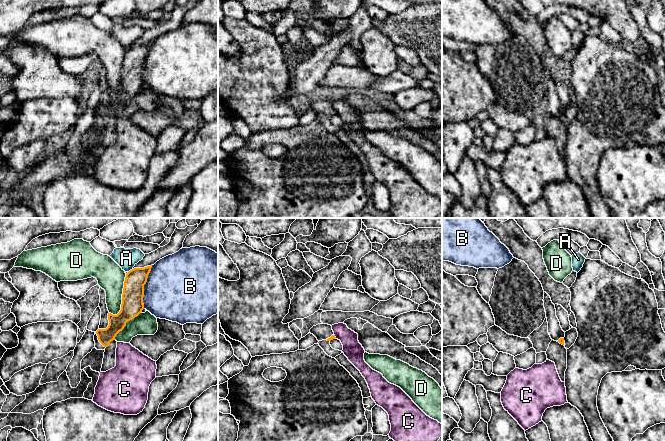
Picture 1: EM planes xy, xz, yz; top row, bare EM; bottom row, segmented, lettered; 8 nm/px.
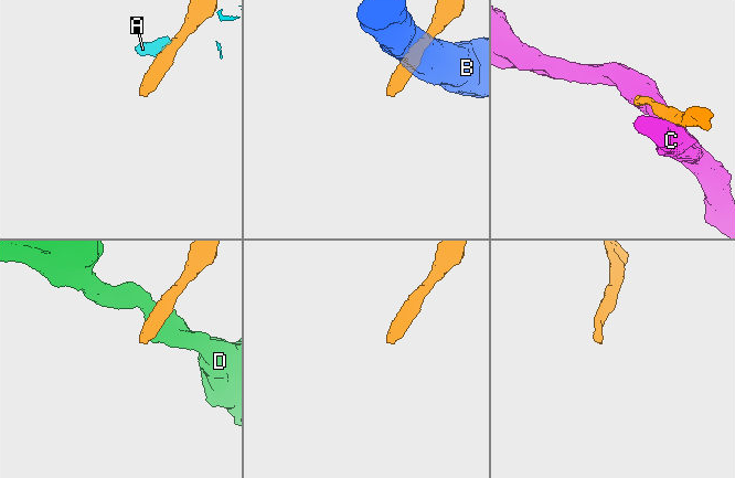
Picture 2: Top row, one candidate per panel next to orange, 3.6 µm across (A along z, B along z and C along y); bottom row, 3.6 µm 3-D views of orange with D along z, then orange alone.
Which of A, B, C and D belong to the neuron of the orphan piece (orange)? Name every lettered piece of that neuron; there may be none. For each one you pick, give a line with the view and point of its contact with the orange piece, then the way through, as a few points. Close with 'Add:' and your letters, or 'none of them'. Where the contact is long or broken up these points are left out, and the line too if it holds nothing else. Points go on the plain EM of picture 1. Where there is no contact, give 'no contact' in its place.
Add: none of them

